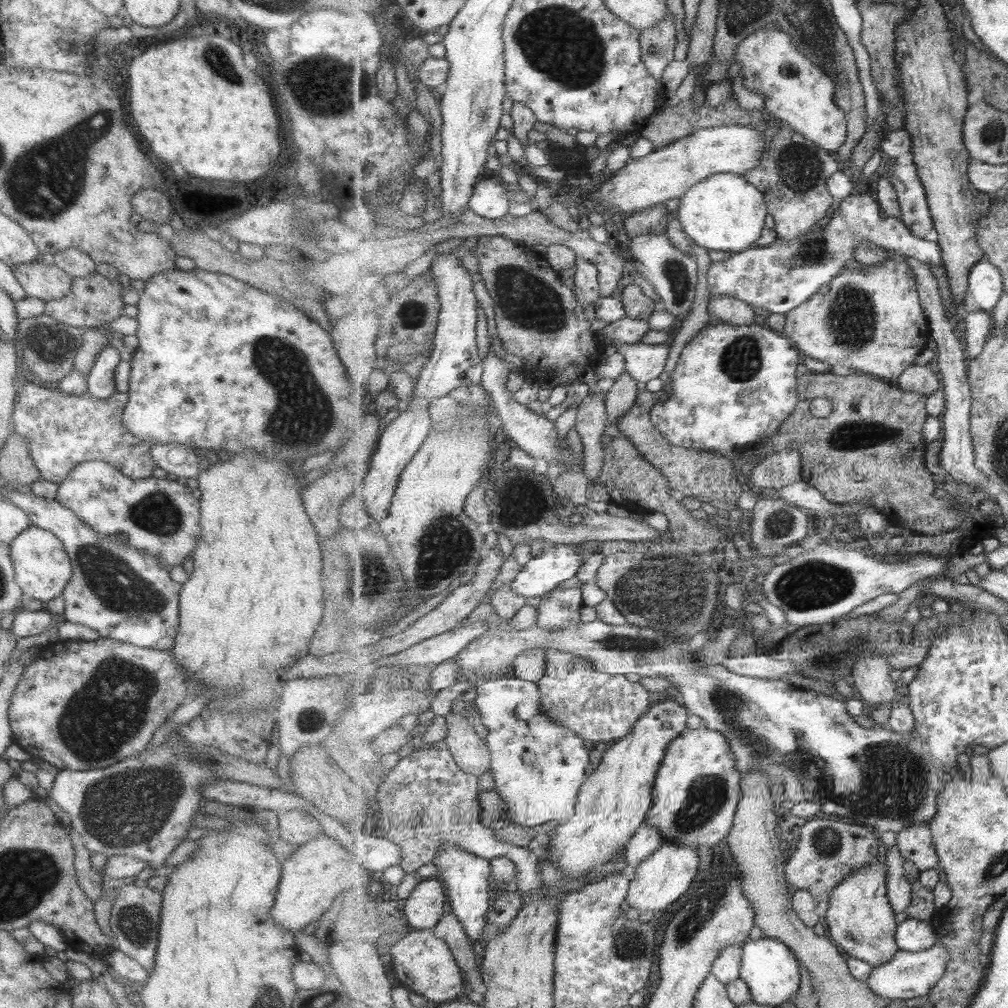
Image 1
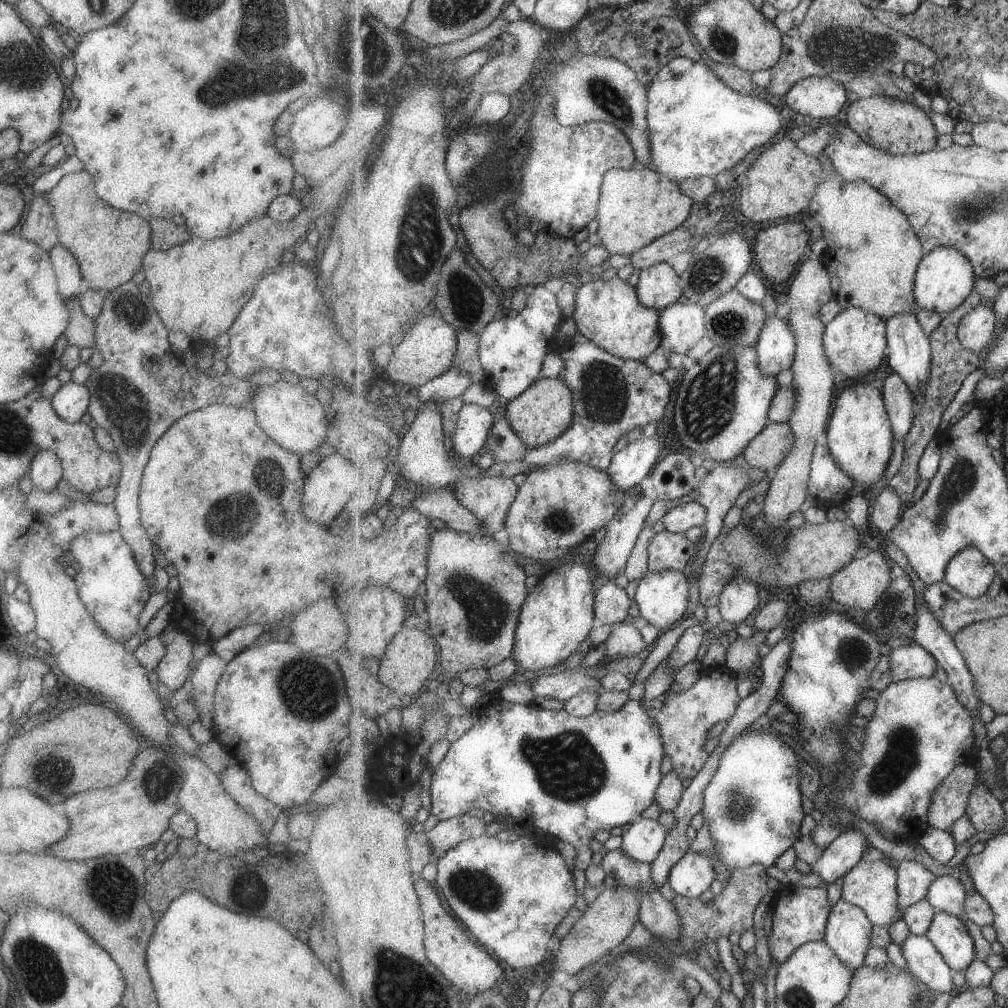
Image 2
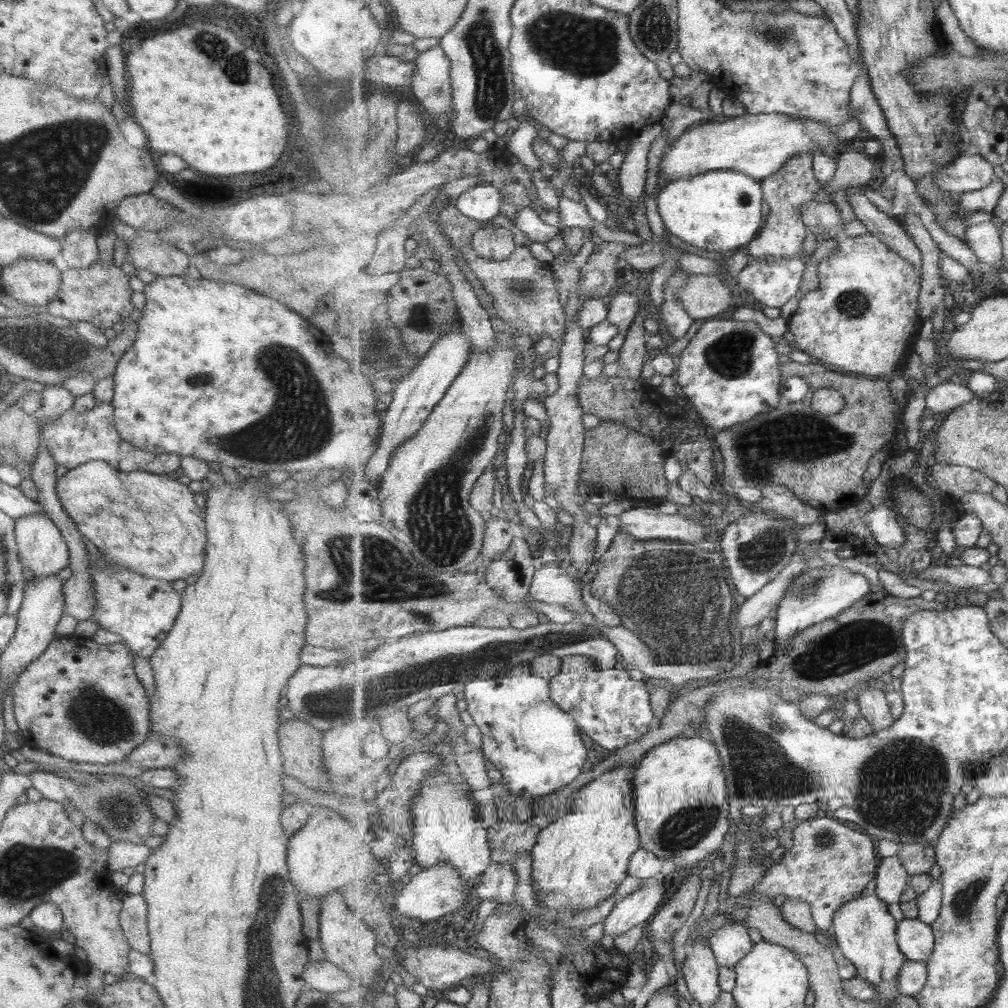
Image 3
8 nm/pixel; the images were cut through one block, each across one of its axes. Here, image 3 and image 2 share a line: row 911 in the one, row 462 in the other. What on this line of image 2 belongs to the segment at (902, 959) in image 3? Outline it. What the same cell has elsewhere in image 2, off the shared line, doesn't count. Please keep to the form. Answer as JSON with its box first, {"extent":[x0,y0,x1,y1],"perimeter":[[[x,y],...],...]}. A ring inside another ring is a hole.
{"extent":[826,381,895,486],"perimeter":[[[863,381],[846,386],[835,402],[826,434],[835,460],[855,482],[870,486],[883,478],[893,456],[895,432],[882,389]]]}

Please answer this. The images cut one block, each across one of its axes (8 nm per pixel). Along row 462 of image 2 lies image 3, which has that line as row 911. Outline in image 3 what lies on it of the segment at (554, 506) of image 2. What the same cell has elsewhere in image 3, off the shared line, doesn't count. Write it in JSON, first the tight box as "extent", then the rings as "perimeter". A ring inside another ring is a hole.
{"extent":[532,765,641,914],"perimeter":[[[623,765],[623,767],[617,767],[617,769],[611,771],[611,773],[603,774],[603,776],[597,777],[591,784],[582,788],[579,792],[572,795],[572,808],[569,814],[561,817],[559,821],[551,824],[548,828],[543,829],[540,832],[539,841],[535,845],[532,852],[533,857],[533,872],[532,883],[536,887],[536,898],[540,899],[540,903],[544,904],[549,910],[558,910],[559,912],[572,912],[579,914],[583,910],[593,908],[601,904],[604,900],[615,896],[618,893],[619,887],[622,882],[630,875],[630,862],[632,856],[641,848],[641,836],[637,831],[637,818],[635,815],[636,803],[635,803],[635,773],[637,772],[637,765]]]}

